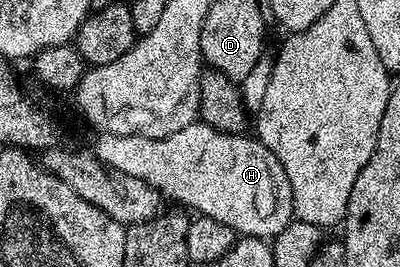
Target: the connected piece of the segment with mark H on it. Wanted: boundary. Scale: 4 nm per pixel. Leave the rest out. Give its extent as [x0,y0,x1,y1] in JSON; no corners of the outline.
[94,121,293,239]

